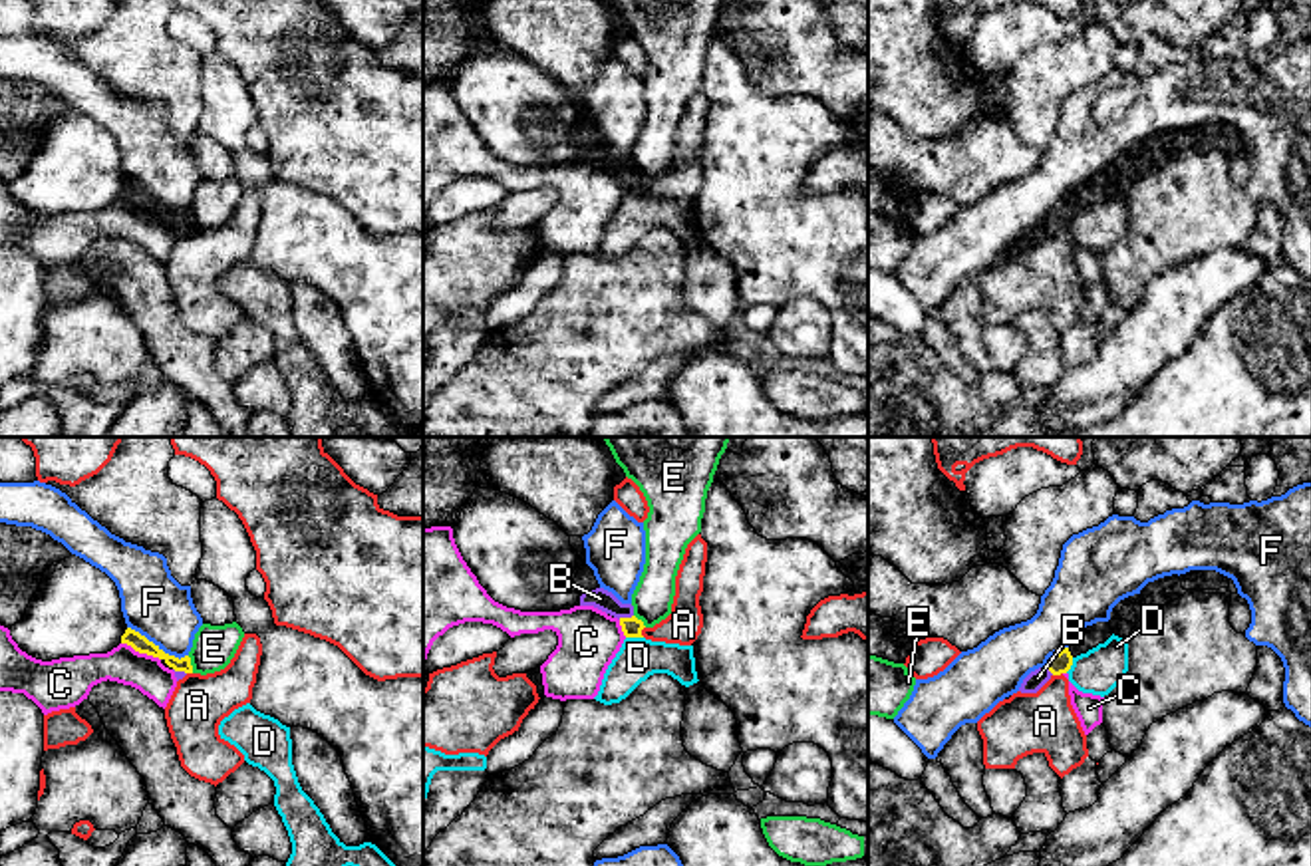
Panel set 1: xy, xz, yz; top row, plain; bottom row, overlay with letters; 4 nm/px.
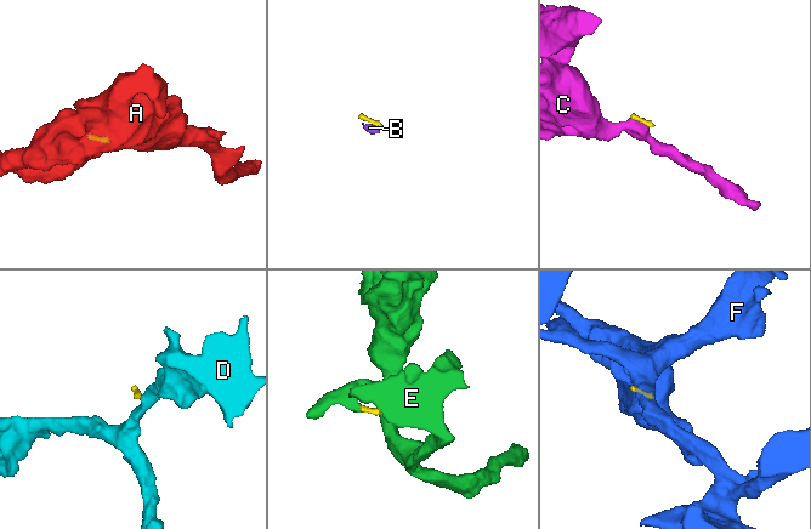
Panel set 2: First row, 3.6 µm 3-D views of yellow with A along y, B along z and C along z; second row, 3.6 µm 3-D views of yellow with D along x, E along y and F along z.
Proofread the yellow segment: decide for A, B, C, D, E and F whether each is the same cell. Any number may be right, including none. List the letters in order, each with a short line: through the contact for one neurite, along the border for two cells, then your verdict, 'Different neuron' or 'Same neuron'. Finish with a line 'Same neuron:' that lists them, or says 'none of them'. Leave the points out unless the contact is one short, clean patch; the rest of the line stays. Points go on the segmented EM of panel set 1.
A: Line: xz (644, 626), (642, 636). Different neuron
B: Line: xz (630, 626), (624, 618), (600, 598). Same neuron
C: Line: xy (122, 642), (159, 660). Different neuron
D: Line: xz (626, 636), (642, 638). Different neuron
E: Line: xy (187, 656), (193, 672). Different neuron
F: Line: xy (128, 626), (165, 652), (179, 658), (187, 656). Different neuron
Same neuron: B

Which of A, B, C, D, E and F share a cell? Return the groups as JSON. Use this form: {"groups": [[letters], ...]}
{"groups": [["A"], ["B"], ["C"], ["D"], ["E"], ["F"]]}

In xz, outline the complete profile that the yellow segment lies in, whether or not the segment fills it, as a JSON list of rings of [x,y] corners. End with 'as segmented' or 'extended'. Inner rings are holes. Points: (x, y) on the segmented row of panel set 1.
[[[588,564],[580,566],[574,584],[580,594],[580,606],[594,606],[618,618],[626,638],[644,638],[642,630],[646,626],[634,616],[634,606],[622,604],[612,592],[604,590]]] | extended

